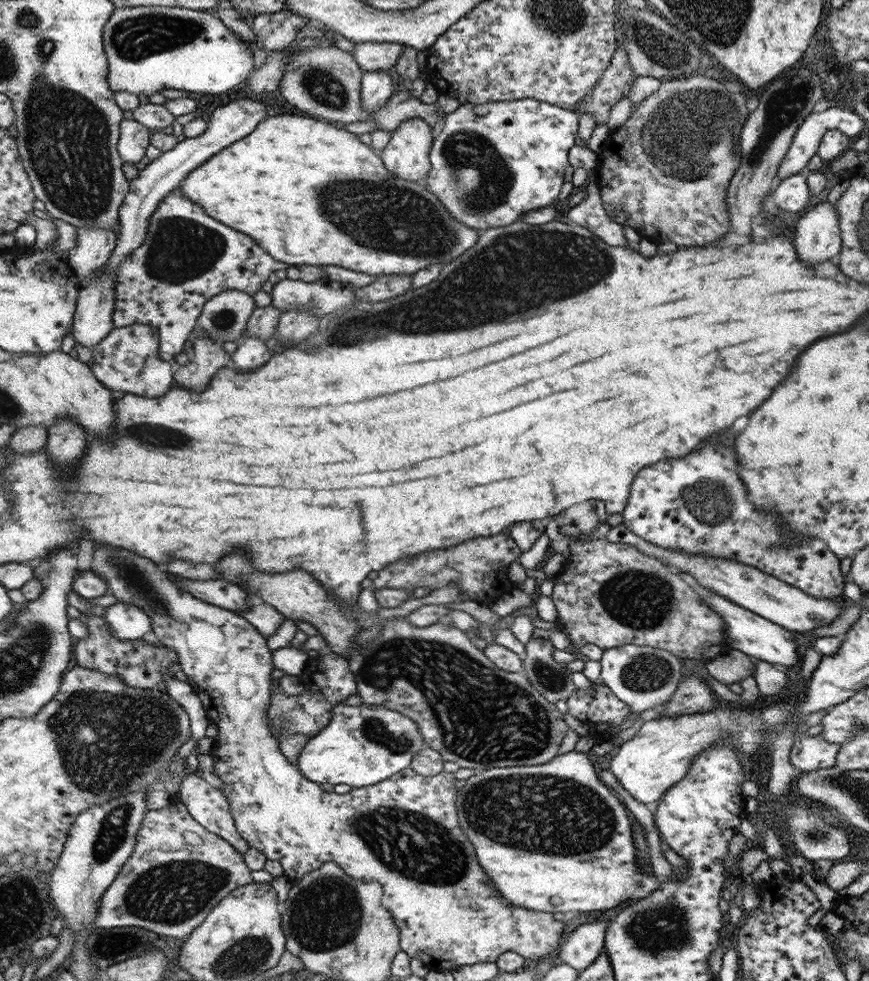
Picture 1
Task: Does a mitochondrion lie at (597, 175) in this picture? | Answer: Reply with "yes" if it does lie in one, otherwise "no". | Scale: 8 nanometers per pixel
no

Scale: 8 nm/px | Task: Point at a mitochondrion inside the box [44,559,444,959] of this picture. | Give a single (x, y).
(129, 733)

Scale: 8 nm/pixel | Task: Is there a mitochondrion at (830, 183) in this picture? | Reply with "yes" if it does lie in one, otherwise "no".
no

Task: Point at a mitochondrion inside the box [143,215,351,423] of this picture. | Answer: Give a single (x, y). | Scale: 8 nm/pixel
(223, 319)

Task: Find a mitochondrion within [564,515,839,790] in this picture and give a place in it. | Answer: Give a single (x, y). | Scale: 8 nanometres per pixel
(639, 600)

